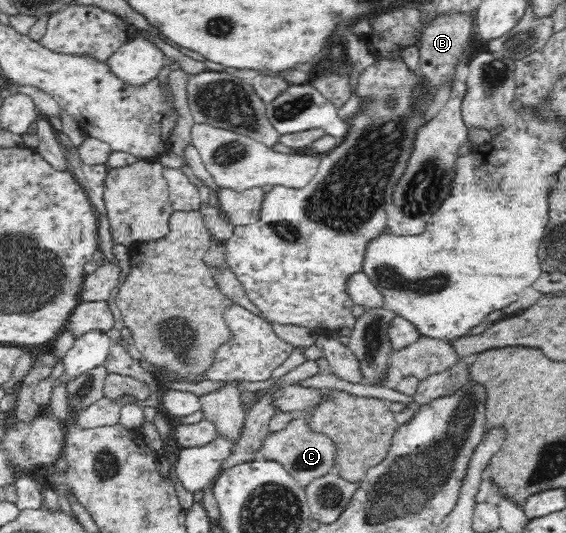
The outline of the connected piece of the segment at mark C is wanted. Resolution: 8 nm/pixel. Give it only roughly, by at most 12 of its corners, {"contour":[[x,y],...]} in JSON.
{"contour":[[312,411],[267,434],[259,454],[302,488],[334,467],[332,437]]}

